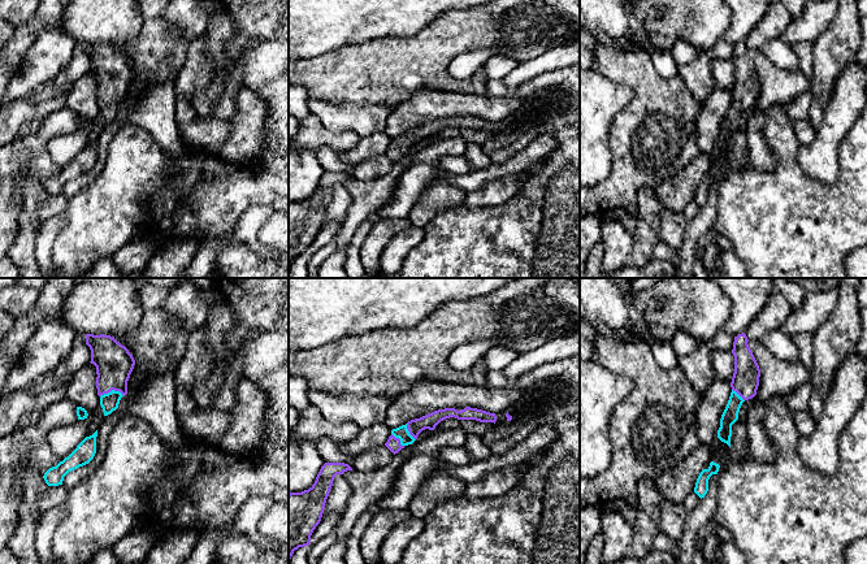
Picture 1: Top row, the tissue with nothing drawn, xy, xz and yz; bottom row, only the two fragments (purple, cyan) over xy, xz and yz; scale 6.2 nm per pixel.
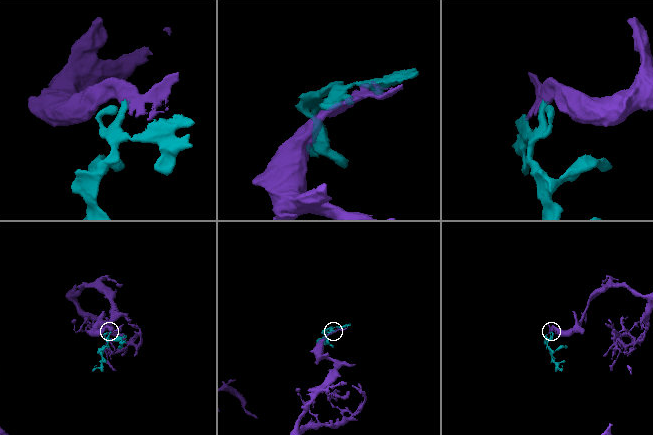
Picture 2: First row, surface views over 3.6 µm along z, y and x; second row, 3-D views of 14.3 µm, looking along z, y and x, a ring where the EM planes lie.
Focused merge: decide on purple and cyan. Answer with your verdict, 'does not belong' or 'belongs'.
belongs

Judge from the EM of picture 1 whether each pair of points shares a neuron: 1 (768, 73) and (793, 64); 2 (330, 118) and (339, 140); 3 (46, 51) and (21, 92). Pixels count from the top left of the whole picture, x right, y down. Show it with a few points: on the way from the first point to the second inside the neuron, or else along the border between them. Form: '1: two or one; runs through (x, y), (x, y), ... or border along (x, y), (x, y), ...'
1: two; border along (759, 51), (777, 66), (792, 70), (798, 69)
2: two; border along (311, 113), (330, 130), (352, 130), (360, 137)
3: one; runs through (43, 61), (26, 82)

